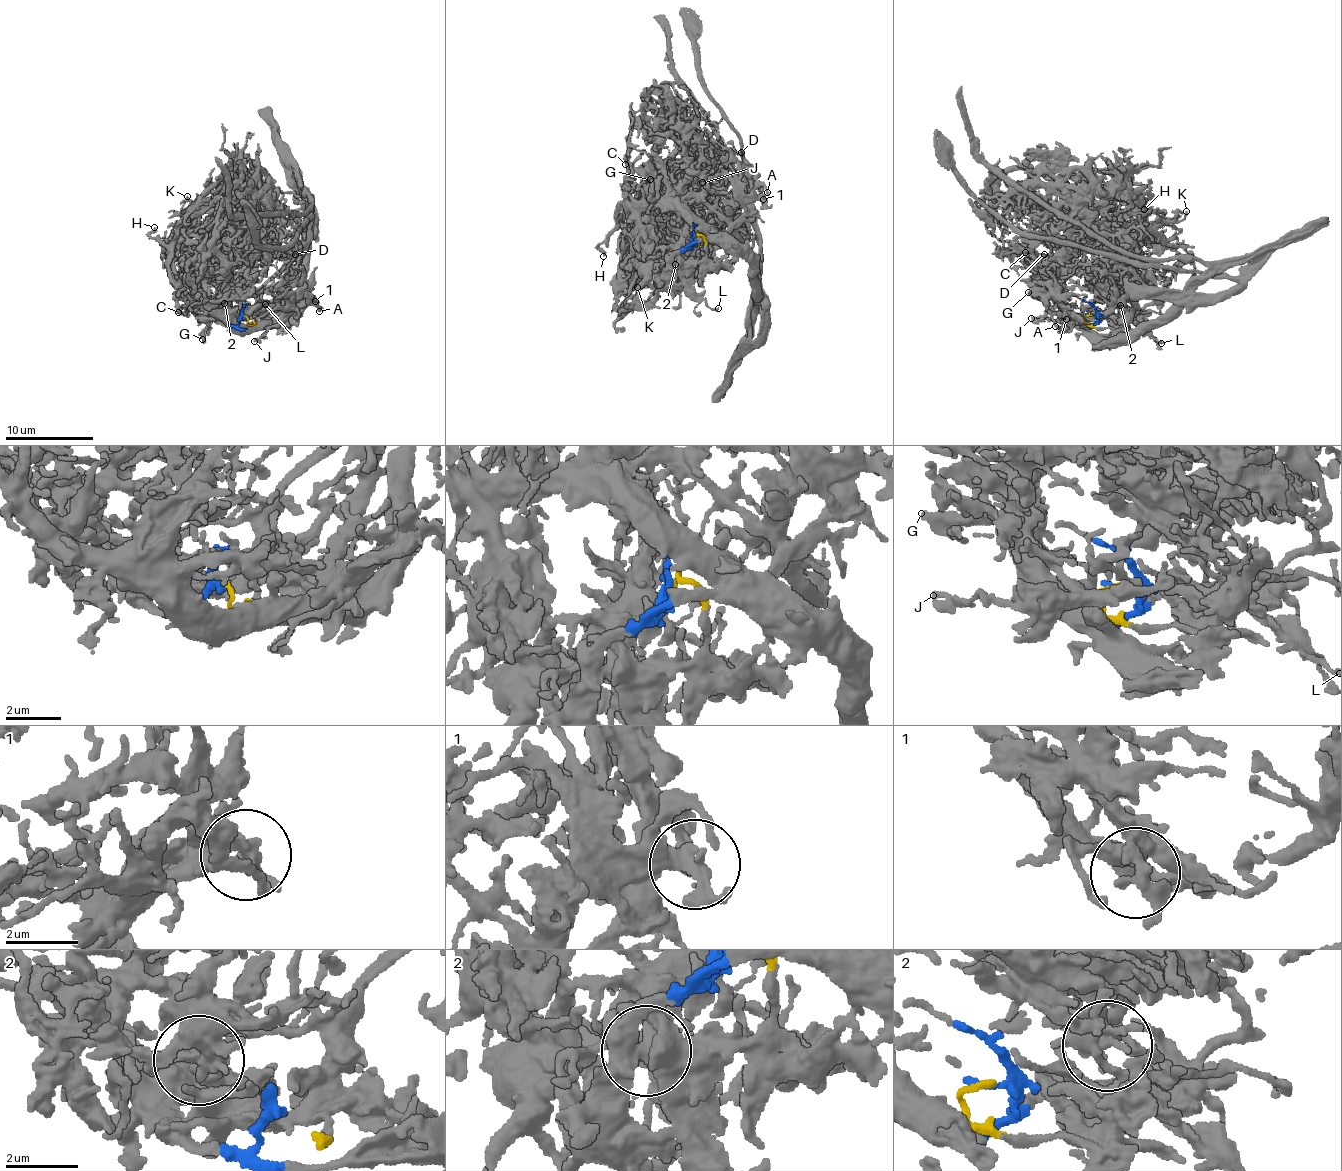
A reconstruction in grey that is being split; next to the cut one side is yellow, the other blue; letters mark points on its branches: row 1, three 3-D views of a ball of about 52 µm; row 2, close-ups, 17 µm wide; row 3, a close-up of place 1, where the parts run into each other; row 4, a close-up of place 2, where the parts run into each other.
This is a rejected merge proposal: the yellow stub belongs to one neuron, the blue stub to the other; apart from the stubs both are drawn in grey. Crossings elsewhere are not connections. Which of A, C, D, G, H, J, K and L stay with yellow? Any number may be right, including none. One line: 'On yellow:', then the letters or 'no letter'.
On yellow: A, D, J, K, L

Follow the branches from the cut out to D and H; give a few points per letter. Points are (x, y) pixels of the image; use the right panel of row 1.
D: (1090, 314), (1088, 324), (1117, 328), (1135, 302), (1069, 319), (1038, 279), (1043, 254)
H: (1090, 314), (1096, 316), (1088, 331), (1068, 308), (1068, 252), (1101, 221), (1131, 208), (1144, 210)

